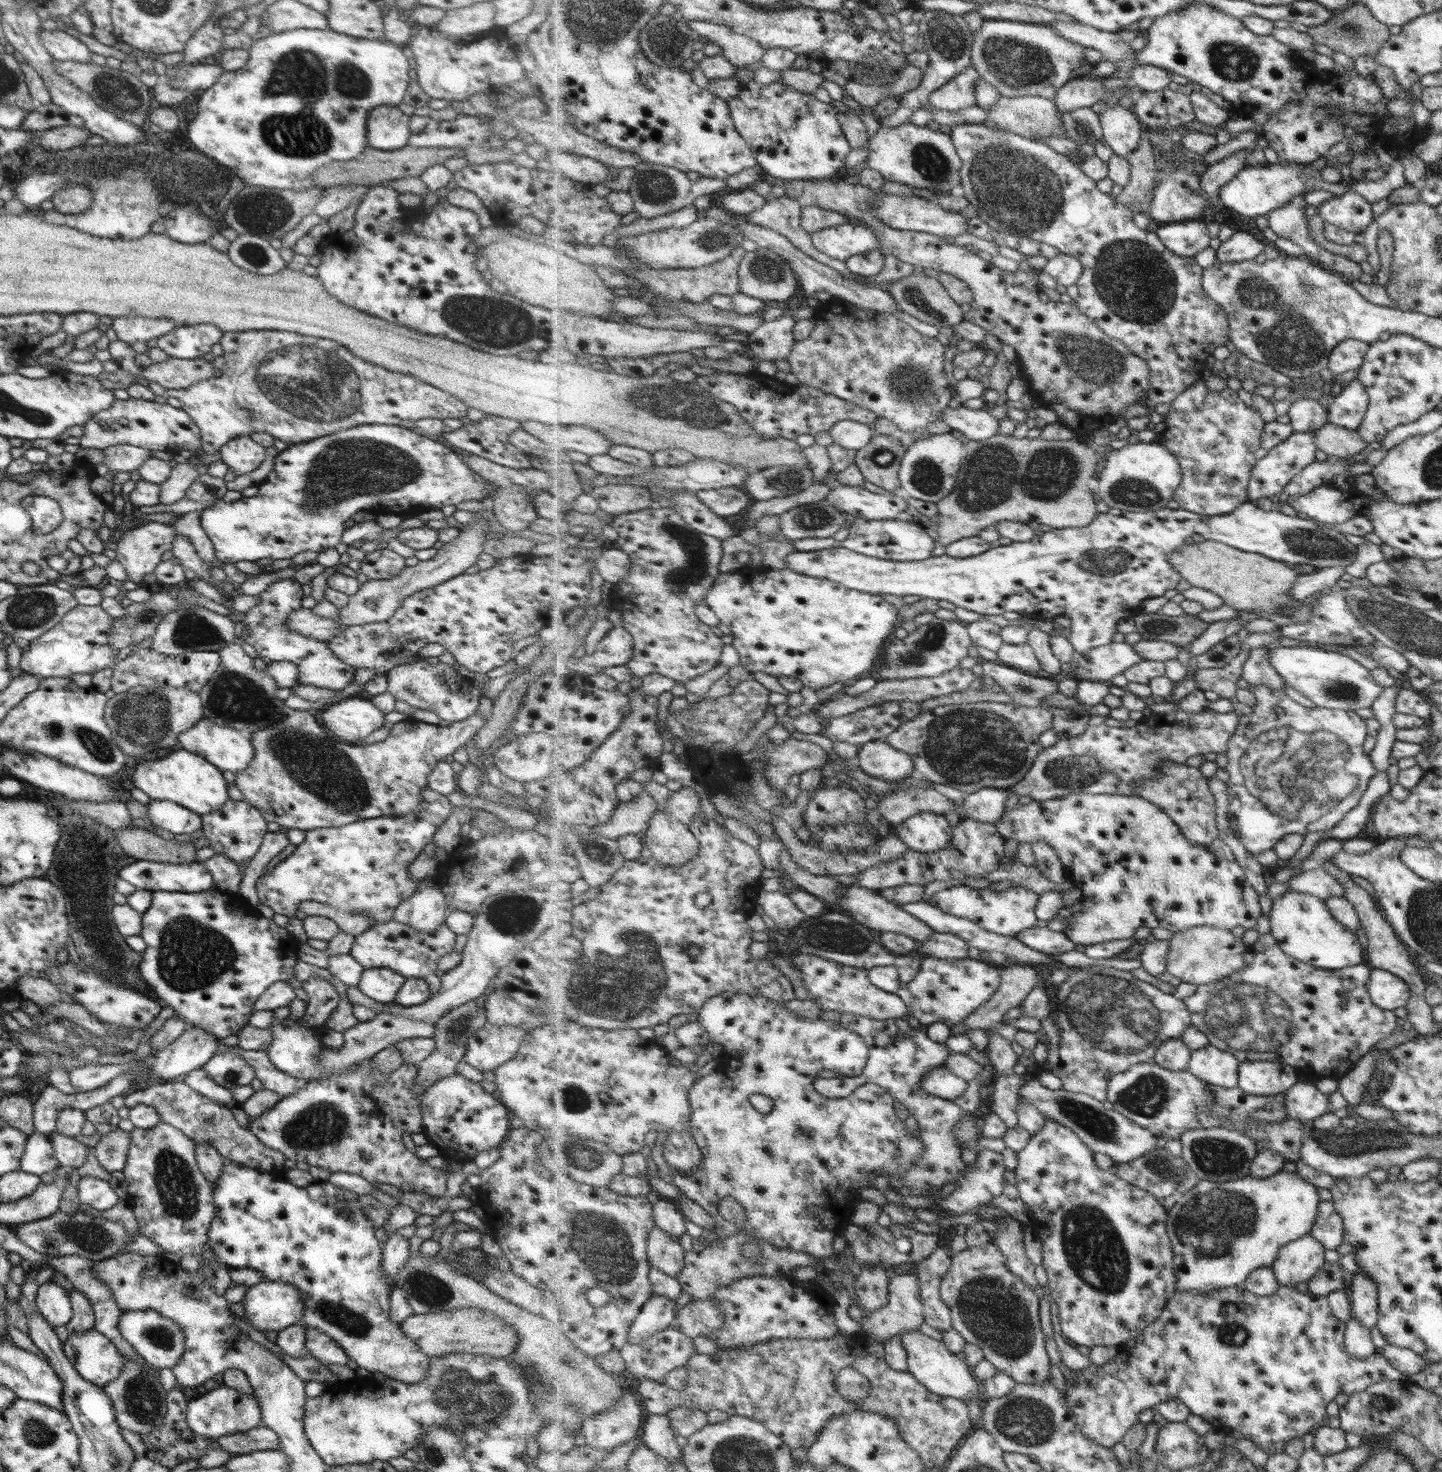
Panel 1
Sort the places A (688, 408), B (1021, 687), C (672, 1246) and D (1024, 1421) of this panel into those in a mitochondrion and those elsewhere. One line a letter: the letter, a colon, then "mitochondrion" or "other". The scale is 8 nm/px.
A: mitochondrion
B: mitochondrion
C: other
D: mitochondrion

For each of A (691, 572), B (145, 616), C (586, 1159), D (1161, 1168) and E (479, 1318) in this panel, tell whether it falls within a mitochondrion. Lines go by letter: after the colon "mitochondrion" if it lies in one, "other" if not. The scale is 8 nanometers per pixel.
A: mitochondrion
B: mitochondrion
C: mitochondrion
D: mitochondrion
E: other

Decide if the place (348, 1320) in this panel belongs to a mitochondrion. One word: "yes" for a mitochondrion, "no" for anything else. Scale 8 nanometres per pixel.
yes

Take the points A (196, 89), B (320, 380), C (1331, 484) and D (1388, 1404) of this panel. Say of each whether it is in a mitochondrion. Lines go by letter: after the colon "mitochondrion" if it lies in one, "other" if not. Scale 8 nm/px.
A: other
B: mitochondrion
C: other
D: other

